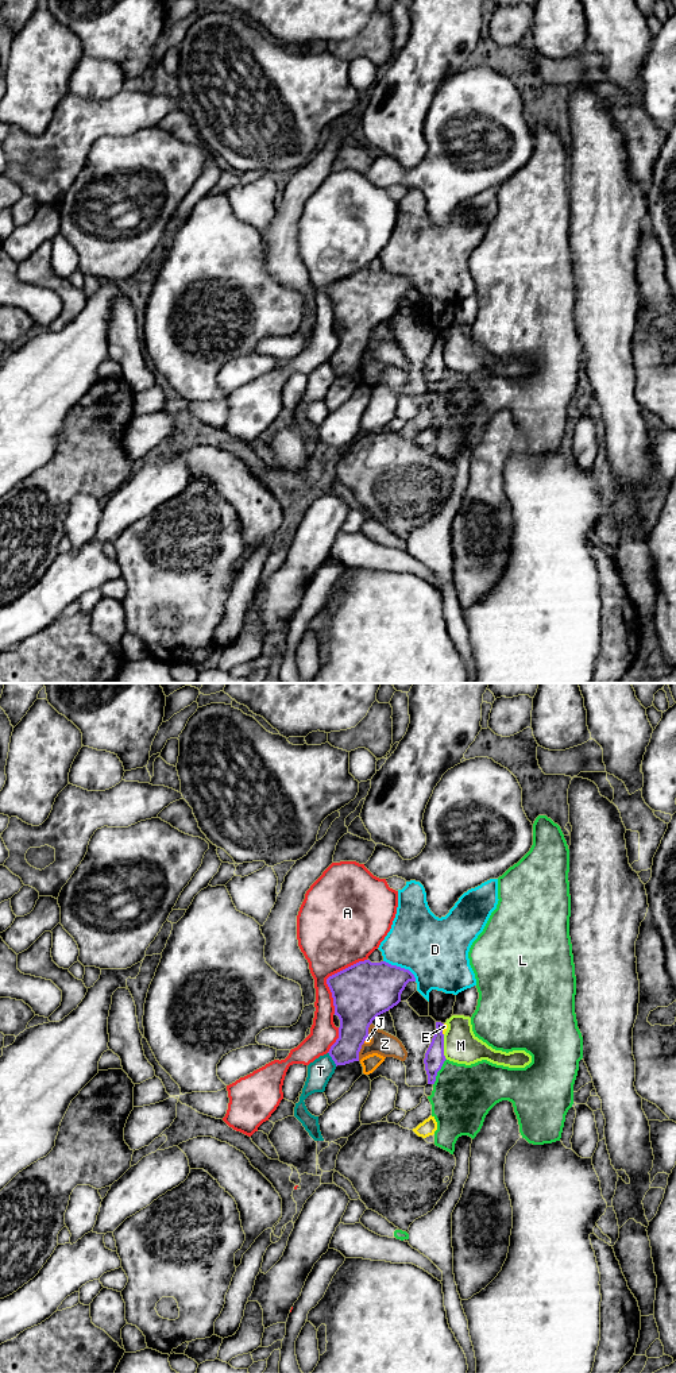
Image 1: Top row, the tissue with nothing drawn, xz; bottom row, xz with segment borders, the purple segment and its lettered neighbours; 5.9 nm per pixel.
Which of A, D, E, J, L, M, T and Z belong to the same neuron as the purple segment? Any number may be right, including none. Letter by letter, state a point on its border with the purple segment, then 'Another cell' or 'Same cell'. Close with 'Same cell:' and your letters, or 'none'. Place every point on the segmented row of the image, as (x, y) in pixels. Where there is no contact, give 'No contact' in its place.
A: Touches purple at xz (329, 976). Another cell
D: Touches purple at xz (400, 967). Another cell
E: Touches purple at xz (441, 1029). Another cell
J: Touches purple at xz (364, 1040). Another cell
L: Touches purple at xz (437, 1071). Another cell
M: Touches purple at xz (443, 1046). Another cell
T: Touches purple at xz (332, 1059). Another cell
Z: Touches purple at xz (359, 1051). Another cell
Same cell: none

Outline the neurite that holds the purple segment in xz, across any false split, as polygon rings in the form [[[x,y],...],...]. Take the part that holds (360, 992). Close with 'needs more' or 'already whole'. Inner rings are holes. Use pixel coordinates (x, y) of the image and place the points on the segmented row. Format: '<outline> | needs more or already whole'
[[[359,961],[327,979],[335,1015],[340,1019],[339,1038],[329,1049],[337,1065],[359,1061],[359,1052],[372,1021],[397,1006],[414,975],[386,961]]] | already whole

